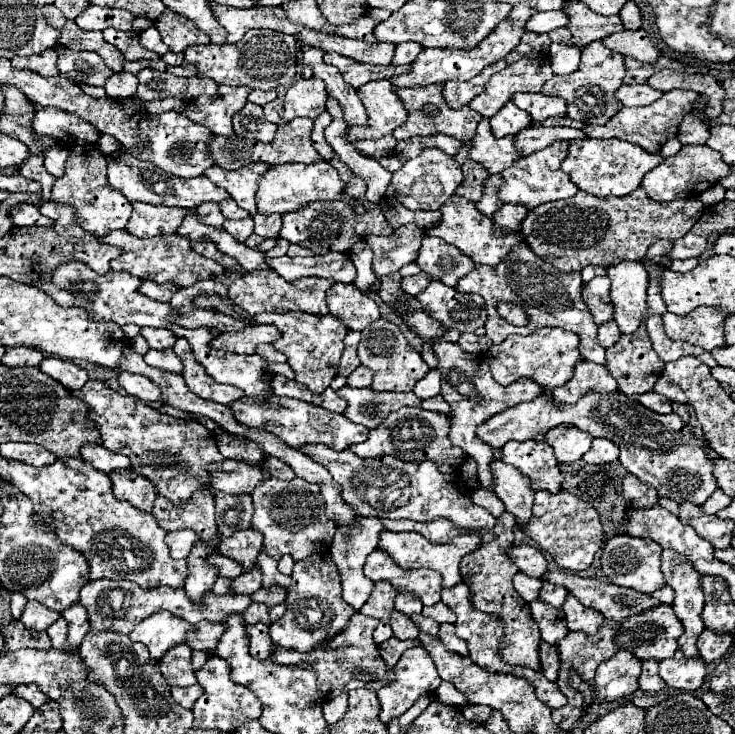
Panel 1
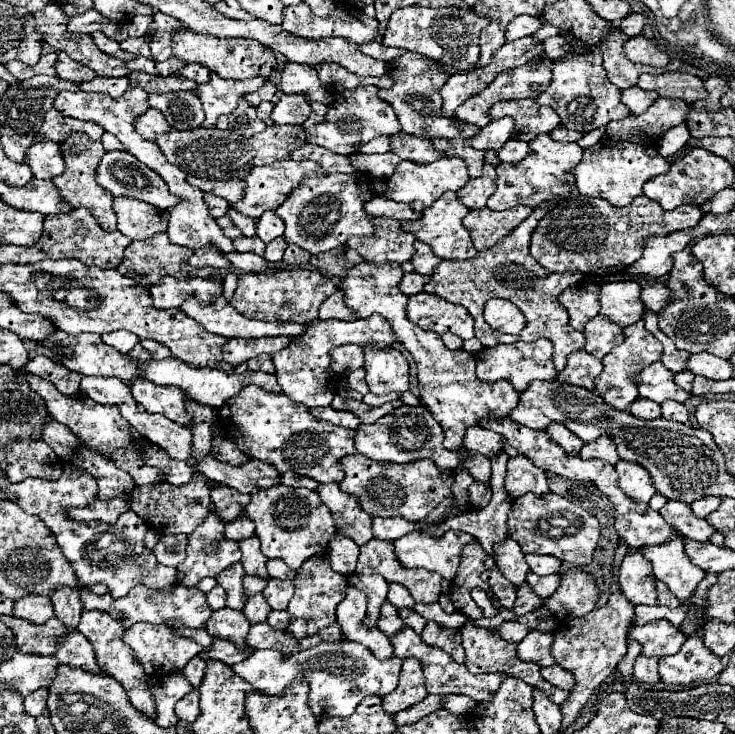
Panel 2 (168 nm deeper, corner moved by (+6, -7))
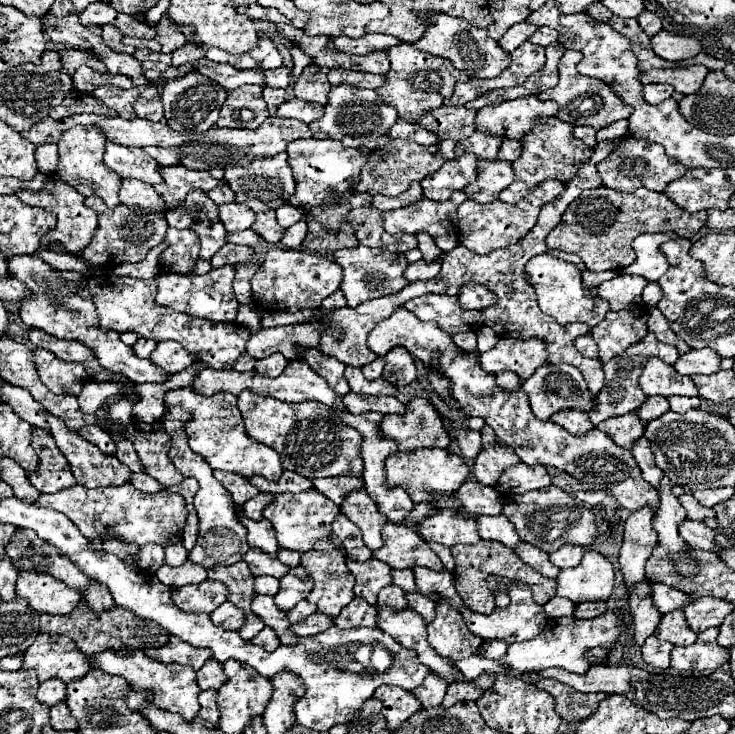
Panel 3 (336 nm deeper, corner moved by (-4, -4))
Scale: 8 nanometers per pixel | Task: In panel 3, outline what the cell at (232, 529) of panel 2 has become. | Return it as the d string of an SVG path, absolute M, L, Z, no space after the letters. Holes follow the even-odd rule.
M259 492L255 498L247 500L247 504L243 506L243 516L251 518L251 520L261 520L261 518L263 518L261 512L263 512L263 508L265 508L271 500L273 500L271 494L263 494L263 492Z

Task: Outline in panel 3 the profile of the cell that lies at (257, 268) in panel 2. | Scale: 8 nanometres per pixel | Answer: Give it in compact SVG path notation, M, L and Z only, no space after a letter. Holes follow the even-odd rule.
M225 244L225 246L223 246L223 248L213 256L211 264L213 264L215 268L225 266L225 264L239 266L239 264L249 264L249 262L253 262L253 256L255 256L255 250L253 250L253 248Z

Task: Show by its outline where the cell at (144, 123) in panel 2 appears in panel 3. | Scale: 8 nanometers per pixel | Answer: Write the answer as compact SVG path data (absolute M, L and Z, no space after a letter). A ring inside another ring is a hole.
M137 100L135 114L139 118L147 118L151 122L161 122L163 120L163 104L161 104L161 100Z

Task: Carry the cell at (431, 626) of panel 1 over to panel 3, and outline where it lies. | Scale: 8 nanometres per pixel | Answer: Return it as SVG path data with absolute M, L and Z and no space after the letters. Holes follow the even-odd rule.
M419 592L407 594L405 598L407 598L409 608L415 610L415 612L425 620L425 624L429 624L429 622L435 618L435 602L433 602L433 600L429 600L427 596L423 596L423 594L419 594Z

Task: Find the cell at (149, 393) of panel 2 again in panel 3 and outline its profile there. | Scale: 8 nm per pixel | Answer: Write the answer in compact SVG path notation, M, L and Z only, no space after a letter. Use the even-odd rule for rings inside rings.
M177 388L165 392L165 408L185 408L191 414L191 420L185 422L185 432L189 436L189 446L201 454L211 468L229 470L235 474L241 474L245 478L259 474L269 480L277 480L283 472L279 454L265 446L255 442L247 432L243 424L243 416L237 408L237 398L233 394L213 394L213 396L199 396L191 388Z

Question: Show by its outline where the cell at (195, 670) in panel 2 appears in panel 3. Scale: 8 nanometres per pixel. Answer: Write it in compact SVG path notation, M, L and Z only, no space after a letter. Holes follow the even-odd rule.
M211 658L205 662L205 666L197 672L197 684L201 690L209 690L209 688L221 688L225 676L223 676L223 666Z

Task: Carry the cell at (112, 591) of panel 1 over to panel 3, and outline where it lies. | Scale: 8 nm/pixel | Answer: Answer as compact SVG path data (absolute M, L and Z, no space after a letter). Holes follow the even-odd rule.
M249 550L249 554L243 560L249 566L253 566L253 576L269 574L269 576L275 576L275 578L283 578L289 572L289 568L285 564L281 564L277 558L263 556L261 552L255 552L255 550Z

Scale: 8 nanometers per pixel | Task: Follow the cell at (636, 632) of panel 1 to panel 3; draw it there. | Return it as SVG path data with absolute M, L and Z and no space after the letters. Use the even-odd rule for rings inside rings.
M673 610L661 616L661 622L657 626L659 640L667 640L675 646L691 646L697 640L697 634L687 628L685 616L681 610Z

